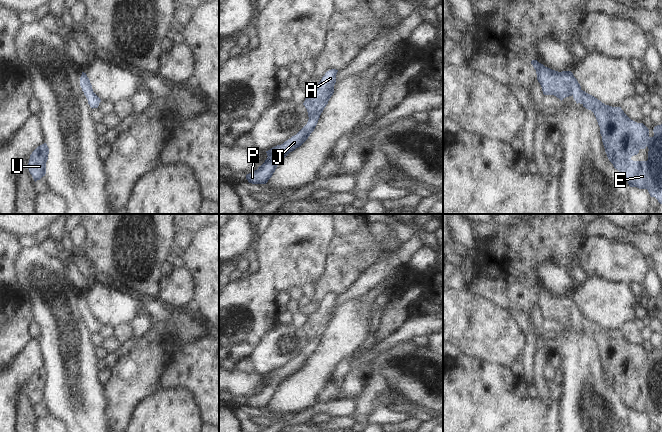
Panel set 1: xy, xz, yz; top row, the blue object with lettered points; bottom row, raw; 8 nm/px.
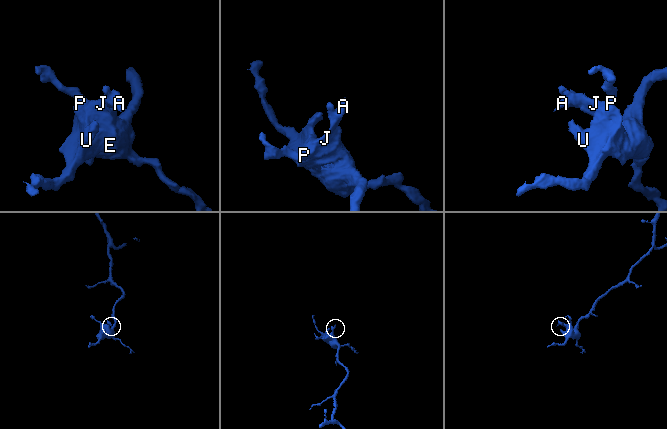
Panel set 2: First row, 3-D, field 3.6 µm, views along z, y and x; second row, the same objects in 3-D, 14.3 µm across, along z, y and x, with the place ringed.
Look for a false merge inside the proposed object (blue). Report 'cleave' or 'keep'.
keep

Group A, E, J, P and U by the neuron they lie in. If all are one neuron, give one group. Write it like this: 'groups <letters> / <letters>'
groups A E J P U

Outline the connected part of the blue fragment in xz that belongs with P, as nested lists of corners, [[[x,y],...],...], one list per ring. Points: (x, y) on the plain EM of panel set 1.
[[[336,293],[327,295],[317,311],[308,316],[308,321],[303,327],[309,341],[307,348],[283,368],[266,375],[268,381],[265,386],[257,394],[246,399],[249,407],[266,408],[275,396],[278,387],[308,363],[314,355],[321,337],[334,317],[337,296],[338,294]]]

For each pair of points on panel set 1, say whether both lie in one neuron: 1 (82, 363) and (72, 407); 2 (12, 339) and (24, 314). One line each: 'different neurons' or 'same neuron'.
1: same neuron
2: same neuron

